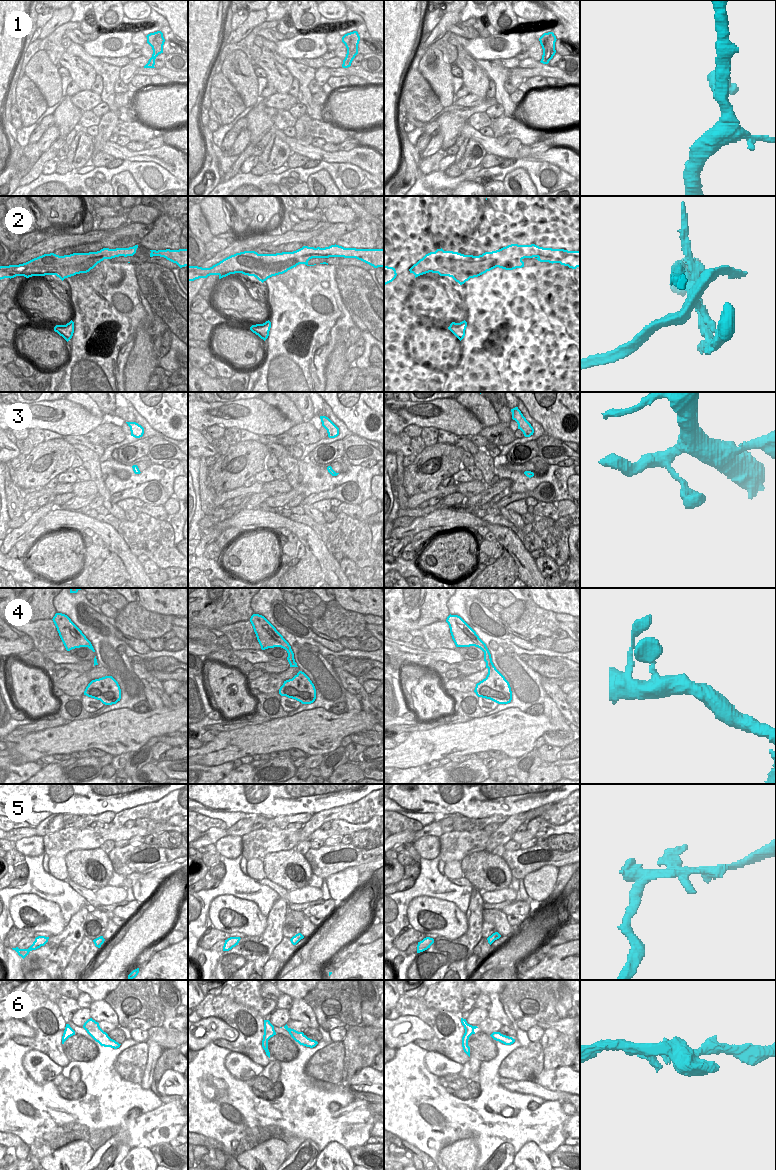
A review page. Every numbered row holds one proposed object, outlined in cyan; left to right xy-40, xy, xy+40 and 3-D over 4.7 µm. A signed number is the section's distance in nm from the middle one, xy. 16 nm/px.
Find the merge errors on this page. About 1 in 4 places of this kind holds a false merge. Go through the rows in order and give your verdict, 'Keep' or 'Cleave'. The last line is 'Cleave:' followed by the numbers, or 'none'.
1: Keep
2: Cleave
3: Keep
4: Keep
5: Cleave
6: Keep
Cleave: 2, 5.

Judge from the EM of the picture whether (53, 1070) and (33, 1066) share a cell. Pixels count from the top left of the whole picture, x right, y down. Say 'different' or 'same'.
same

